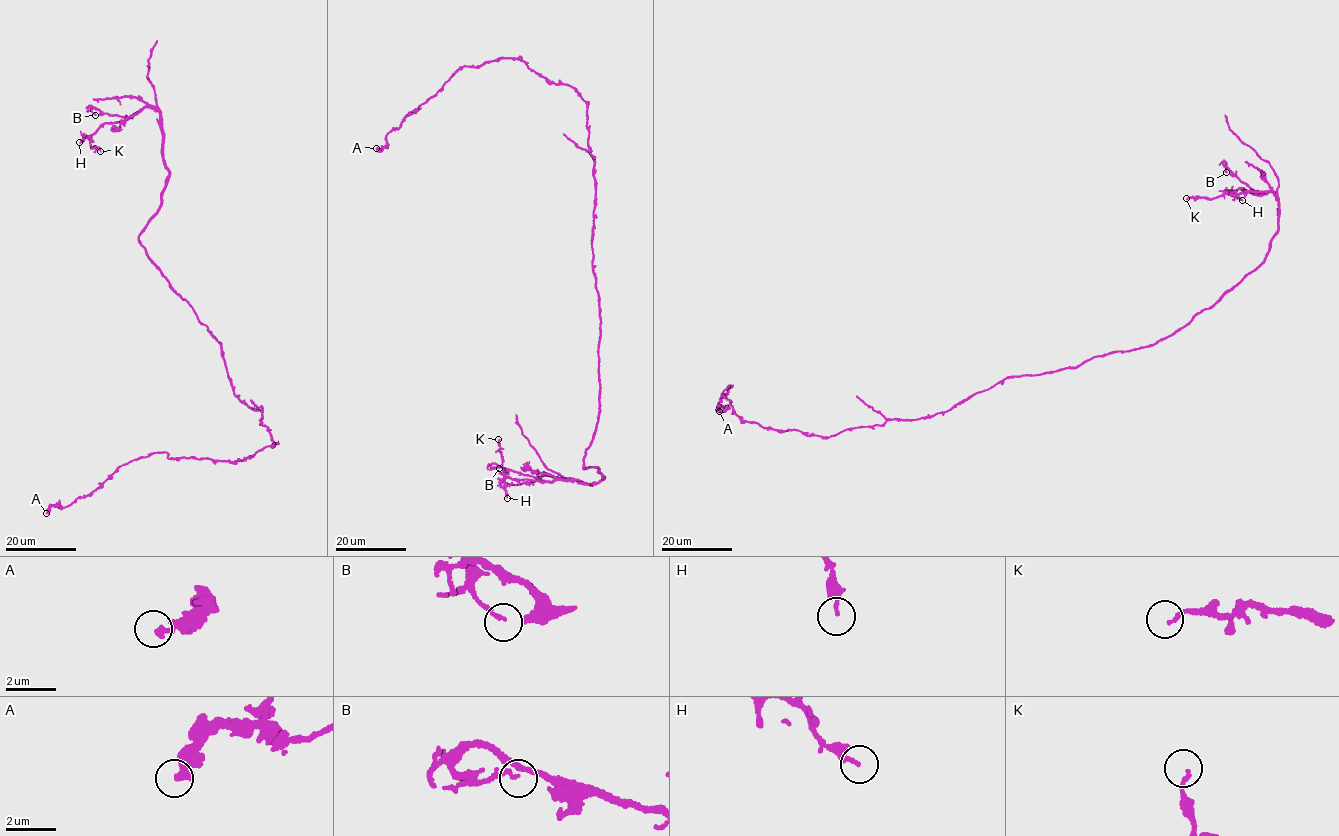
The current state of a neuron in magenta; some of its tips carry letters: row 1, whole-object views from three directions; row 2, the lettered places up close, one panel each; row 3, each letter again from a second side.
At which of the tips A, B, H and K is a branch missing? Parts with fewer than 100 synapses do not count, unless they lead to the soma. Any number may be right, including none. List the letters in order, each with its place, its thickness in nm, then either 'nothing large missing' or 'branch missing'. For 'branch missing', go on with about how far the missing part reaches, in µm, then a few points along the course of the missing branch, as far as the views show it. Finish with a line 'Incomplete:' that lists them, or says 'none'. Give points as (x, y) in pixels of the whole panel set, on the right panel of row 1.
A: (719, 411) | 280 nm | nothing large missing
B: (1226, 172) | 130 nm | nothing large missing
H: (1242, 200) | 130 nm | nothing large missing
K: (1186, 198) | 130 nm | nothing large missing
Incomplete: none

